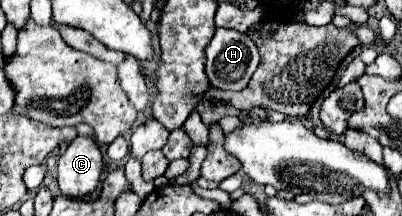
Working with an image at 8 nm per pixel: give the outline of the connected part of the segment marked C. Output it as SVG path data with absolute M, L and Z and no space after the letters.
M76 136L68 148L58 156L56 180L66 198L82 200L92 194L104 170L102 152L94 138Z

